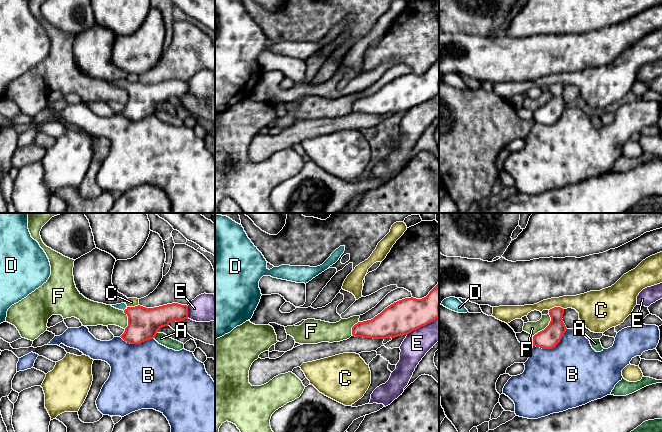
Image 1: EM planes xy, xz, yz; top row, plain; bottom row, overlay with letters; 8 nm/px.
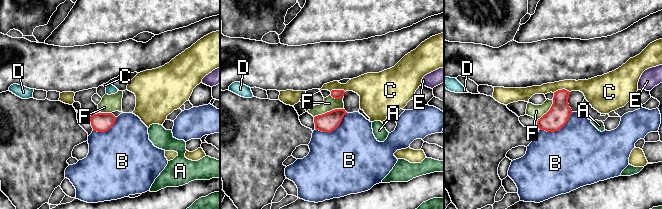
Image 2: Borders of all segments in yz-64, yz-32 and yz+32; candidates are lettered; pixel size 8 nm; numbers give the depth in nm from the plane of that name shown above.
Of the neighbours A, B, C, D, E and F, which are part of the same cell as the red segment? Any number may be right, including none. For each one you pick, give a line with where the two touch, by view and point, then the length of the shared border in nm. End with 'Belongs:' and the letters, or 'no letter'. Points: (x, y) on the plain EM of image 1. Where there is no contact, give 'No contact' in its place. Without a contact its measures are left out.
D: Touches red at xy (125, 85). Shared border 50 nm
Belongs: D

